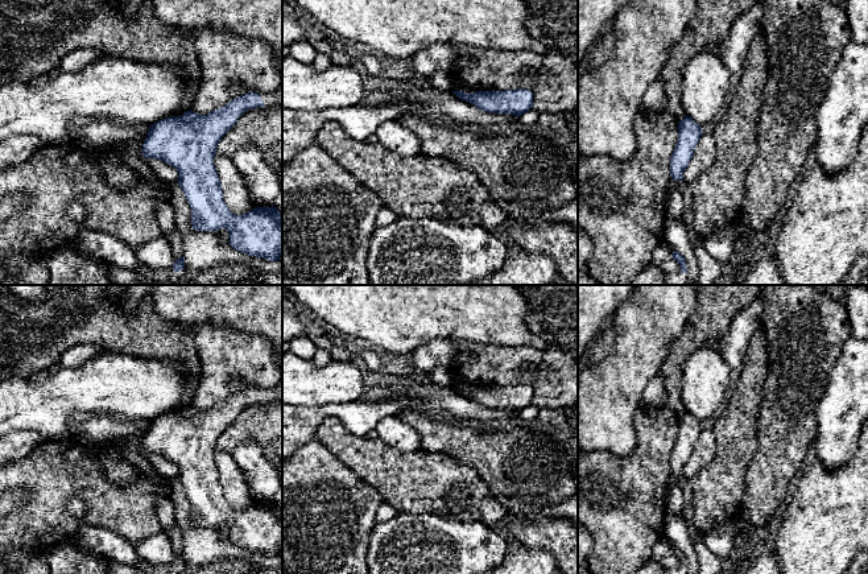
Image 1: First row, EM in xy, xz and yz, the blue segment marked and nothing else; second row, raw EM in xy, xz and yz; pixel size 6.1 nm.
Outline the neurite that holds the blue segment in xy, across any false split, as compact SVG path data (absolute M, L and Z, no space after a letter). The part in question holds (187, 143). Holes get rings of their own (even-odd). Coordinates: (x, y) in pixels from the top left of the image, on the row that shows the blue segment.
M282 79L276 94L248 92L224 107L199 115L187 111L149 127L142 144L146 158L157 158L178 172L178 185L191 208L195 231L228 231L228 244L249 256L281 260L282 214L276 207L255 207L235 215L223 199L214 164L218 144L248 110L282 104Z

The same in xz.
M525 88L507 91L478 91L466 94L452 91L459 99L470 102L479 110L493 113L520 116L533 107L533 92Z

